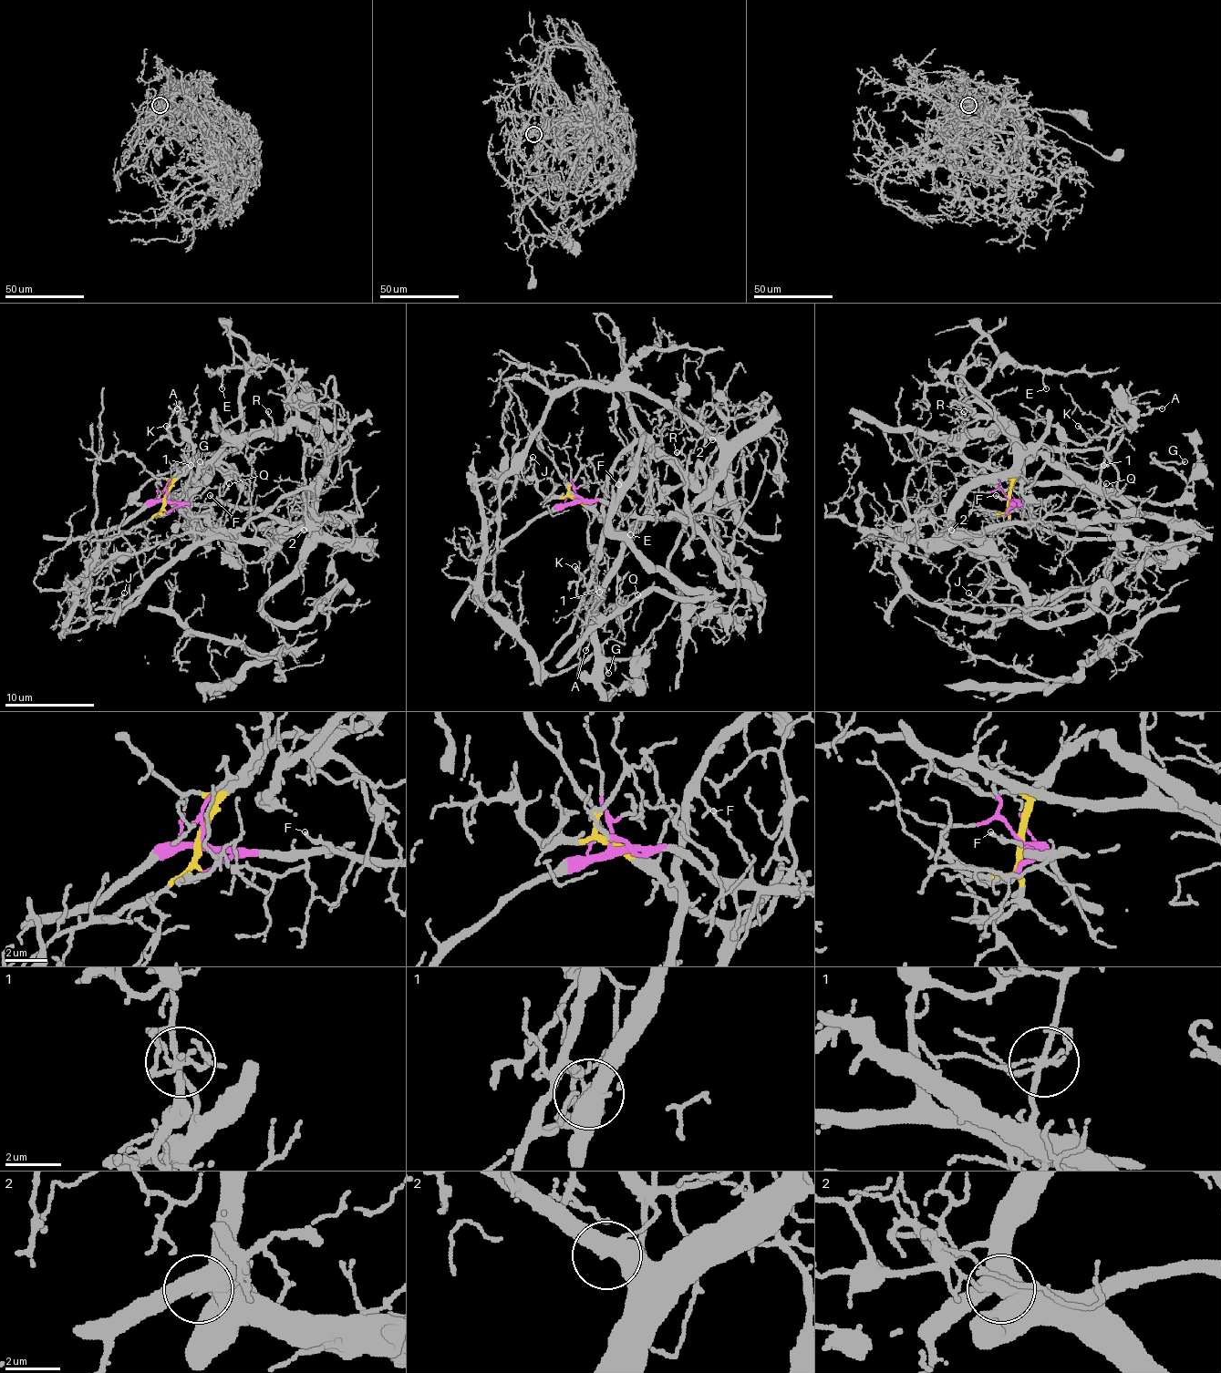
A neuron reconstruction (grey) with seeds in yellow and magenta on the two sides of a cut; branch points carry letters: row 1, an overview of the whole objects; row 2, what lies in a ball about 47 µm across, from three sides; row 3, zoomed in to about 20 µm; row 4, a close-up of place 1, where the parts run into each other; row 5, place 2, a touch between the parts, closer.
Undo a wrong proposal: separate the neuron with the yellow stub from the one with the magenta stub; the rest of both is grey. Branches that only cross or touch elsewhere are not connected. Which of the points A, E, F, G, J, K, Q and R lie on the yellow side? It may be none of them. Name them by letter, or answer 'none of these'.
A, Q

